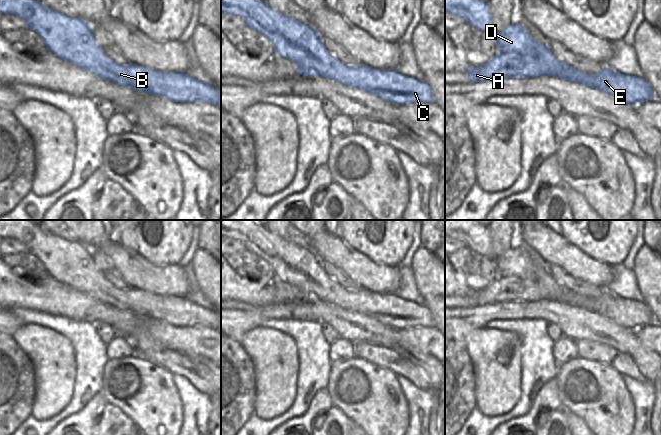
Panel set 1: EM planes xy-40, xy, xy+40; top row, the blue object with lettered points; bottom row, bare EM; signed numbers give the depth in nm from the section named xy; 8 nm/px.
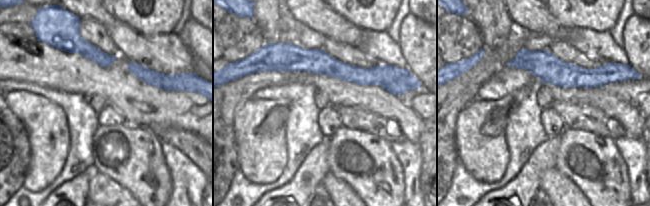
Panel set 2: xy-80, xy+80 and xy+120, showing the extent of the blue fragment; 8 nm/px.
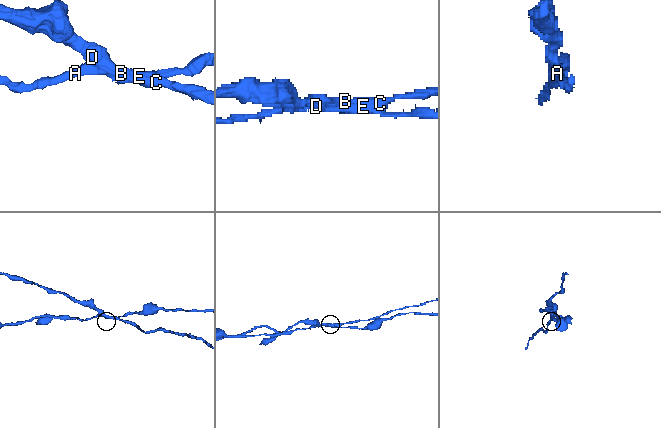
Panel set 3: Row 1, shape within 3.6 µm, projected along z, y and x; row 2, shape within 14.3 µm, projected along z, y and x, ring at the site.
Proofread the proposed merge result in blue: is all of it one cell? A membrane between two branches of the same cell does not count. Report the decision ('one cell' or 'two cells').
two cells

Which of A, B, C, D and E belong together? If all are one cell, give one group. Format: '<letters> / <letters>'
A / B C D E

